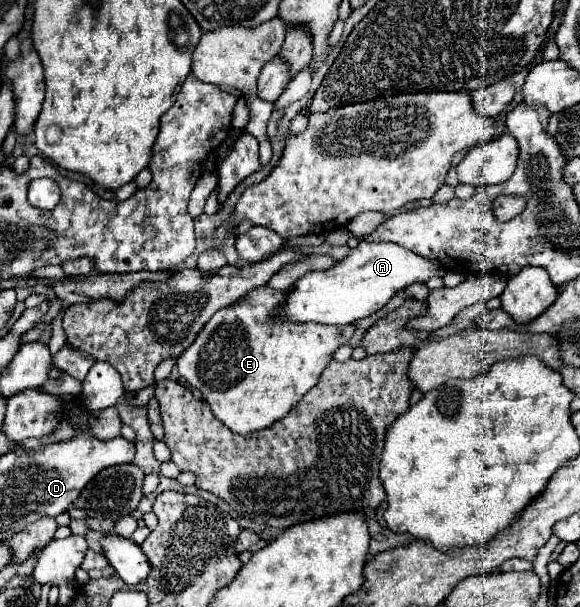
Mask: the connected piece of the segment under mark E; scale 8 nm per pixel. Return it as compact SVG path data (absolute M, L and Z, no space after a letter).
M258 287L250 291L242 301L232 303L212 315L212 319L198 333L196 341L178 357L176 367L192 387L200 389L204 401L212 407L212 413L234 433L254 433L270 427L282 419L294 403L298 403L320 379L334 351L348 343L356 325L318 325L318 323L290 323L282 317L272 317L272 305L286 303L286 293L272 287Z

